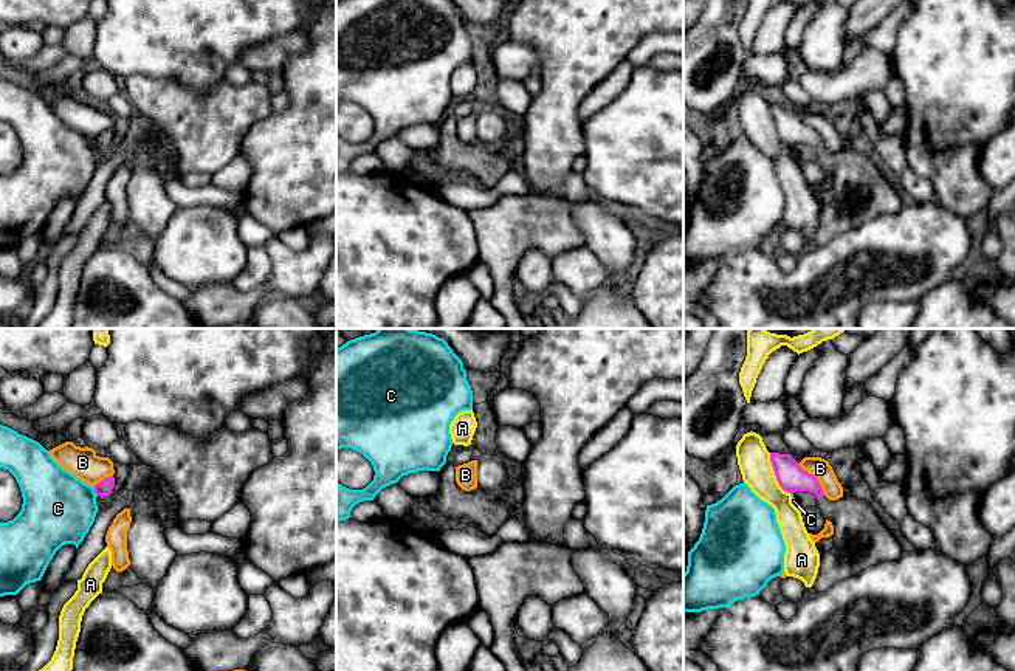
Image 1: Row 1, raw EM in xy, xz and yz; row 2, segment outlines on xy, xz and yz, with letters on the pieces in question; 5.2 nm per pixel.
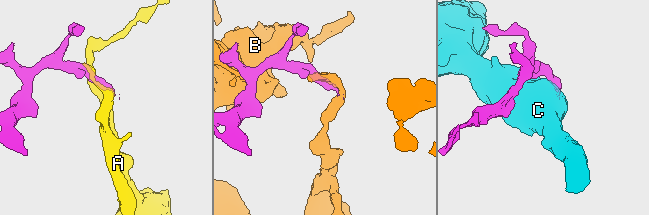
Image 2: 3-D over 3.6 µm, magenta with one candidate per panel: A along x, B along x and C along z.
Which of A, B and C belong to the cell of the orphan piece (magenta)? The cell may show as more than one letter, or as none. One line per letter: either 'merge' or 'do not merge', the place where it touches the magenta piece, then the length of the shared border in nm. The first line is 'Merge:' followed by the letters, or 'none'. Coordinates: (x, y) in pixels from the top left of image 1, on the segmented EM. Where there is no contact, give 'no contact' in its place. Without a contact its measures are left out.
Merge: none
A: do not merge | yz (775, 474) | 260 nm
B: do not merge | yz (815, 478) | 220 nm
C: do not merge | xy (95, 492) | 60 nm

